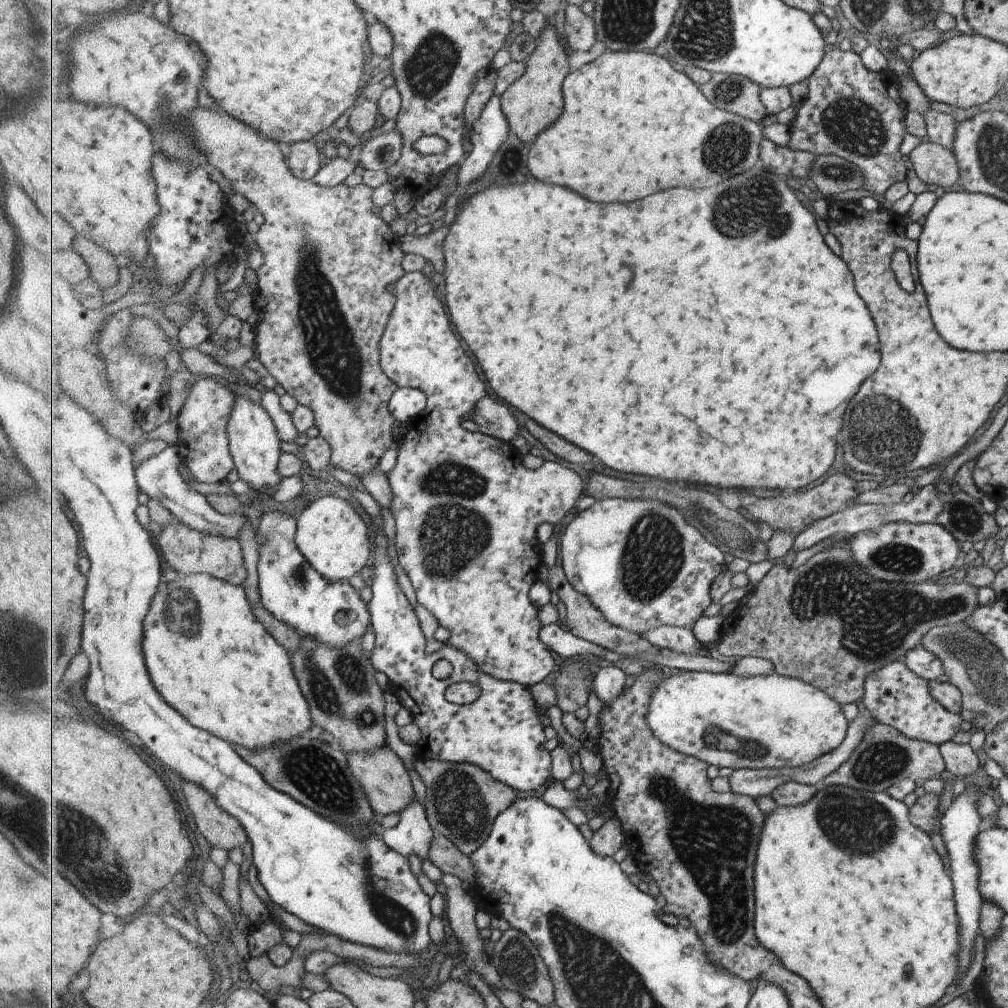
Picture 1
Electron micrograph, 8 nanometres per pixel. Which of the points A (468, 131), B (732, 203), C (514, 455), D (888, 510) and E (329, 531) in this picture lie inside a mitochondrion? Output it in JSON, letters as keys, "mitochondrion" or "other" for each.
{"A":"other","B":"mitochondrion","C":"other","D":"other","E":"other"}

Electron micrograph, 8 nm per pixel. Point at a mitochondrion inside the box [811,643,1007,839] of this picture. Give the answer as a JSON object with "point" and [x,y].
{"point":[881,760]}

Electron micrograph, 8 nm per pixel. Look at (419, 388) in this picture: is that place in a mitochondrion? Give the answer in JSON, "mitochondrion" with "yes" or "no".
{"mitochondrion":"no"}

